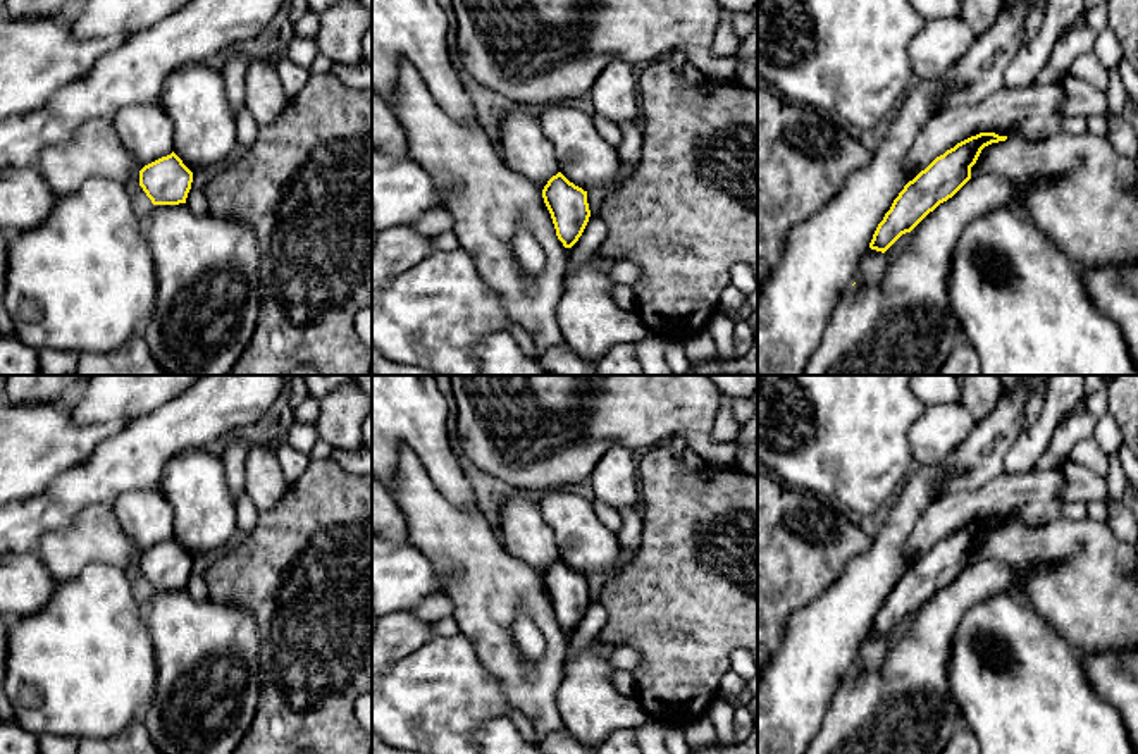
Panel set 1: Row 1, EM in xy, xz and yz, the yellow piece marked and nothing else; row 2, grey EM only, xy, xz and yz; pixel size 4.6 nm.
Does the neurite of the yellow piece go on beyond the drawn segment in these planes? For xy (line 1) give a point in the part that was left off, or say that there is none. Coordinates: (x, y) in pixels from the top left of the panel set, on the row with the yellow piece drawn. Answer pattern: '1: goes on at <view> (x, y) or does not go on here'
1: does not go on here

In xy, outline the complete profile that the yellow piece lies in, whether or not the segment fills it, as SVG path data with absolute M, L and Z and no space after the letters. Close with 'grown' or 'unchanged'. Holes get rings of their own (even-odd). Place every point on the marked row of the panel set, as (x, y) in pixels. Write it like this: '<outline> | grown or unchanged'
M172 151L139 170L139 186L153 205L186 203L193 172Z | unchanged

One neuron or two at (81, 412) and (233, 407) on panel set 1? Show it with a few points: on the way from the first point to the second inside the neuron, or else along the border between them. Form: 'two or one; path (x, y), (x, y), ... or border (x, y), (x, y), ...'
one; path (119, 405), (195, 405)

